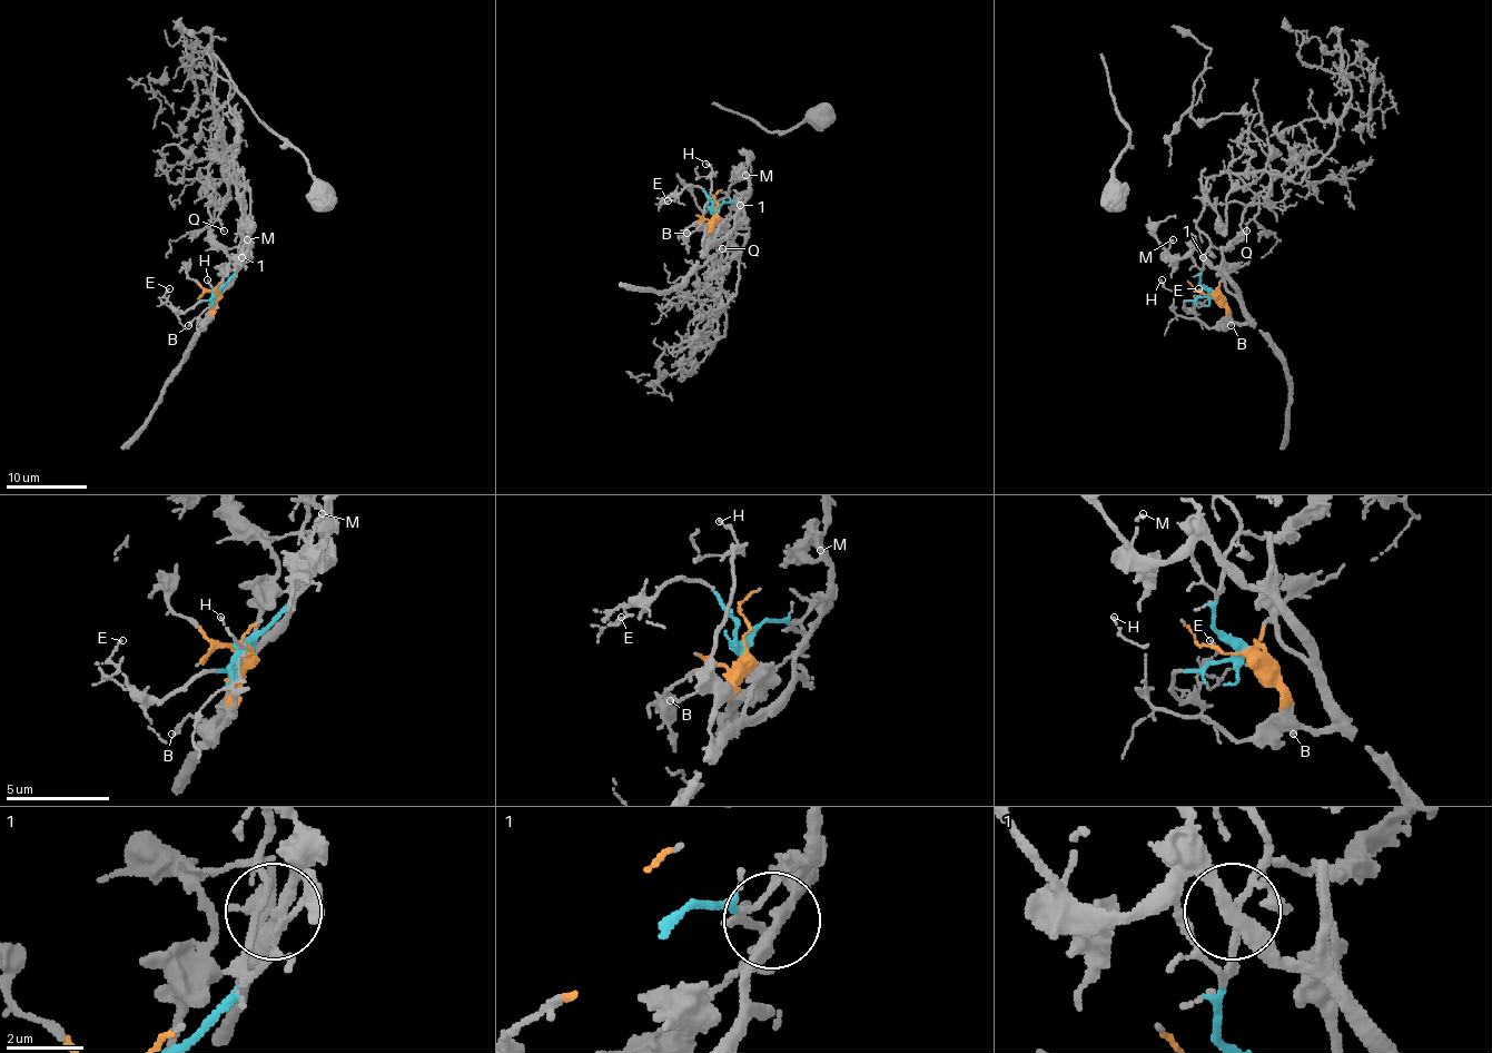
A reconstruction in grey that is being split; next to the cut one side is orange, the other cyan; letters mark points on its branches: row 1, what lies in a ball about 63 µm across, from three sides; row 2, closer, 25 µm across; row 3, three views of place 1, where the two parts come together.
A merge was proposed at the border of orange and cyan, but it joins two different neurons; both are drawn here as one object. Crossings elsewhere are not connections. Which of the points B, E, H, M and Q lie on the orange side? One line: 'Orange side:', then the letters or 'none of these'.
Orange side: B, H, M

